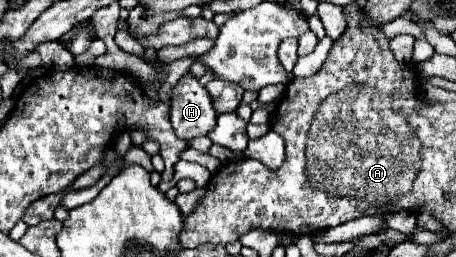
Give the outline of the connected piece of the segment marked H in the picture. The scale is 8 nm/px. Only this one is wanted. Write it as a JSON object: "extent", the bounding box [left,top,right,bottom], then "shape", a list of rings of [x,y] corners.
{"extent":[170,75,216,141],"shape":[[[184,75],[174,85],[170,101],[170,123],[174,133],[184,141],[208,135],[214,129],[216,113],[212,109],[212,99],[196,77]]]}

